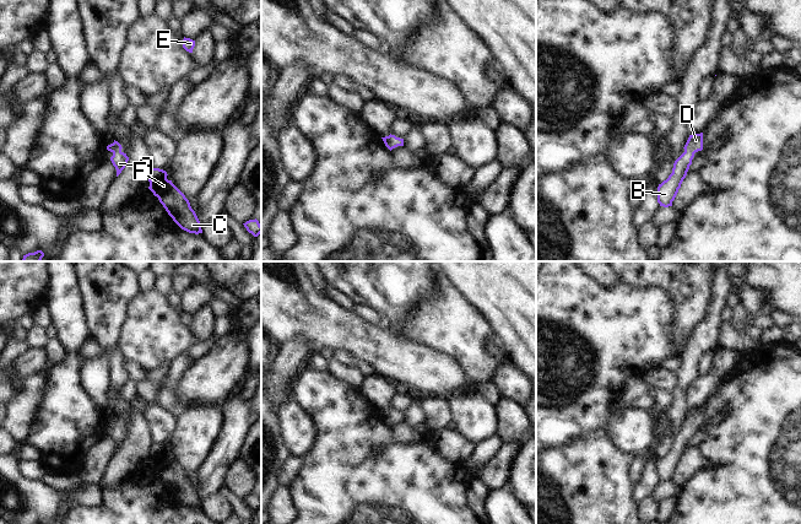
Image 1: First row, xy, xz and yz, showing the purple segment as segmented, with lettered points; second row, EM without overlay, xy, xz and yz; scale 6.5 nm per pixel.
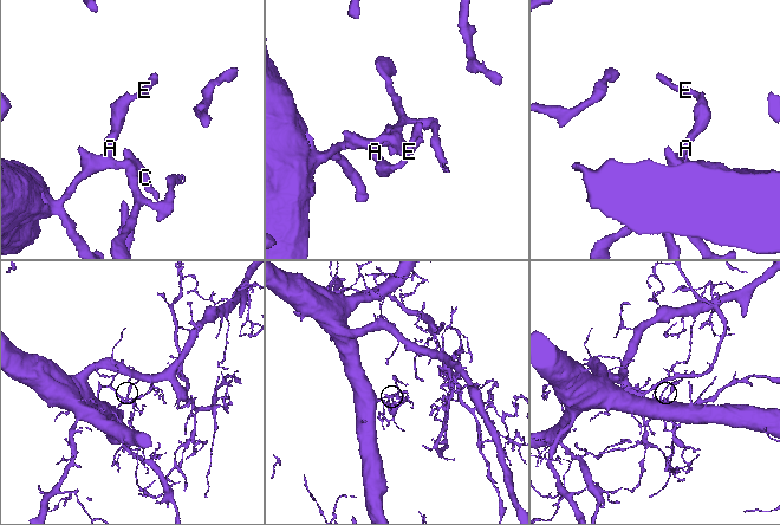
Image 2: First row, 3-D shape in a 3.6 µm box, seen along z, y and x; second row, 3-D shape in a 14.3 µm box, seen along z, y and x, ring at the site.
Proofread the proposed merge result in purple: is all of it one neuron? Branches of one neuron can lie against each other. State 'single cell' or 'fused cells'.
single cell

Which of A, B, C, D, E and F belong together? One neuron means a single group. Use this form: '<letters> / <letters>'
A B C D E F

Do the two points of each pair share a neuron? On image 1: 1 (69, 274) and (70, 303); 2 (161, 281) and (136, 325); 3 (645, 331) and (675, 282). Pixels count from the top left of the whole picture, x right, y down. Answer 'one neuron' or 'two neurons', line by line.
1: one neuron
2: two neurons
3: two neurons

